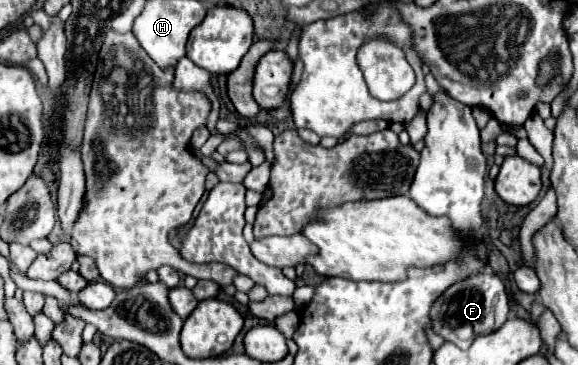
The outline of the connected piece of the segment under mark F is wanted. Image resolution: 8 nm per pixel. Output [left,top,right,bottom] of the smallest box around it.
[431,272,509,348]

